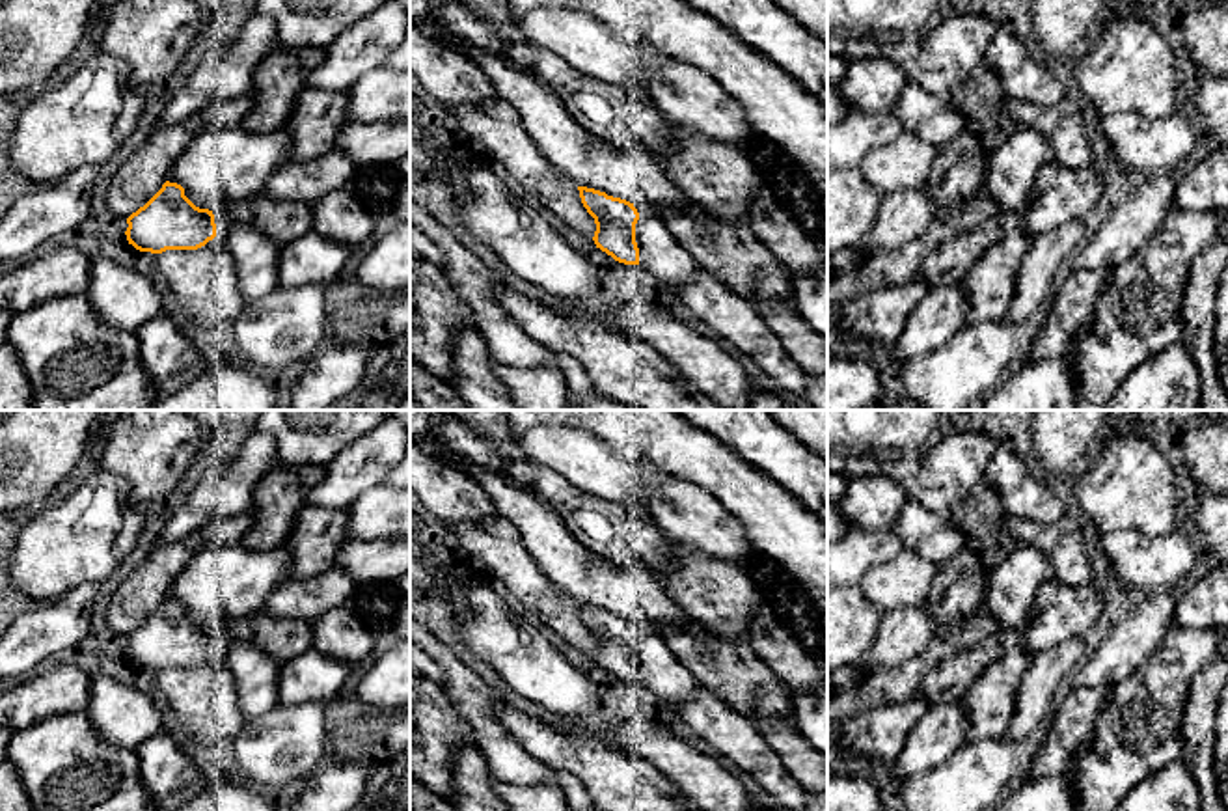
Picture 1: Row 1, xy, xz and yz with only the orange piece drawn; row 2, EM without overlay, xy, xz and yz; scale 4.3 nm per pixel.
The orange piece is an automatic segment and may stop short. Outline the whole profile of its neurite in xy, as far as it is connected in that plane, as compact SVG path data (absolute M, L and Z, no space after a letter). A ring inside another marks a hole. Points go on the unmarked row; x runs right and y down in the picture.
M170 598L127 641L129 662L151 671L198 667L231 643L225 628L196 625L184 606Z

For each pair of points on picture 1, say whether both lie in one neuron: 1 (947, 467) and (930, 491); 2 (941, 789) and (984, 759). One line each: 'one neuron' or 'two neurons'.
1: one neuron
2: one neuron

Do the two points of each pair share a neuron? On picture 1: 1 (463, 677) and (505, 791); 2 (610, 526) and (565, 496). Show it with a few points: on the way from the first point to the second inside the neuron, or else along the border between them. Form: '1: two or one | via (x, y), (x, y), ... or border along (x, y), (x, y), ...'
1: two | border along (496, 778), (507, 783), (545, 783)
2: one | via (599, 526), (576, 506)

